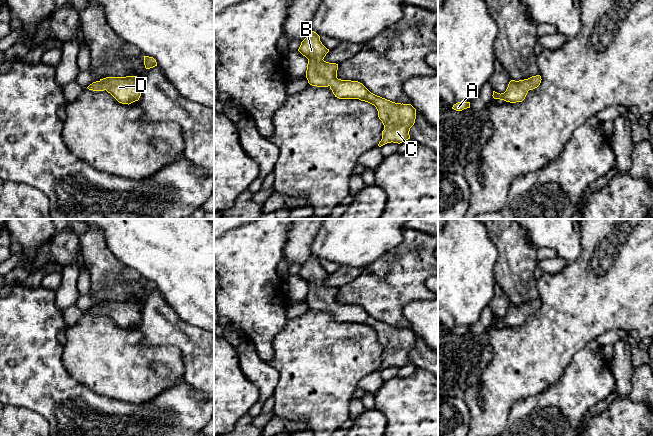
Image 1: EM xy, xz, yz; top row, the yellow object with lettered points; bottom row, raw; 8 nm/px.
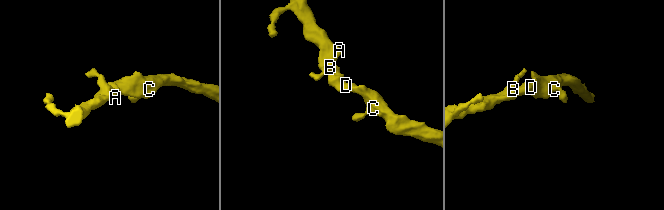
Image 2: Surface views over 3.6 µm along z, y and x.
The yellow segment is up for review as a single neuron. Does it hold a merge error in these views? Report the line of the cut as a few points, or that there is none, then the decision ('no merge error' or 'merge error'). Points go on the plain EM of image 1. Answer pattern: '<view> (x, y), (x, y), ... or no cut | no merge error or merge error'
no cut | no merge error

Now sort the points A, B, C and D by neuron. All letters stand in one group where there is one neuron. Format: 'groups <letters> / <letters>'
groups A B C D

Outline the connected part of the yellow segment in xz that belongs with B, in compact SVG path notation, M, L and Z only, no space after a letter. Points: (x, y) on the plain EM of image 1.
M314 255L301 266L298 275L308 283L306 302L310 309L329 310L339 323L359 323L376 331L384 349L379 371L391 366L400 368L410 363L409 355L416 343L416 333L411 328L395 327L377 320L358 305L338 303L338 288L323 284L329 273Z

